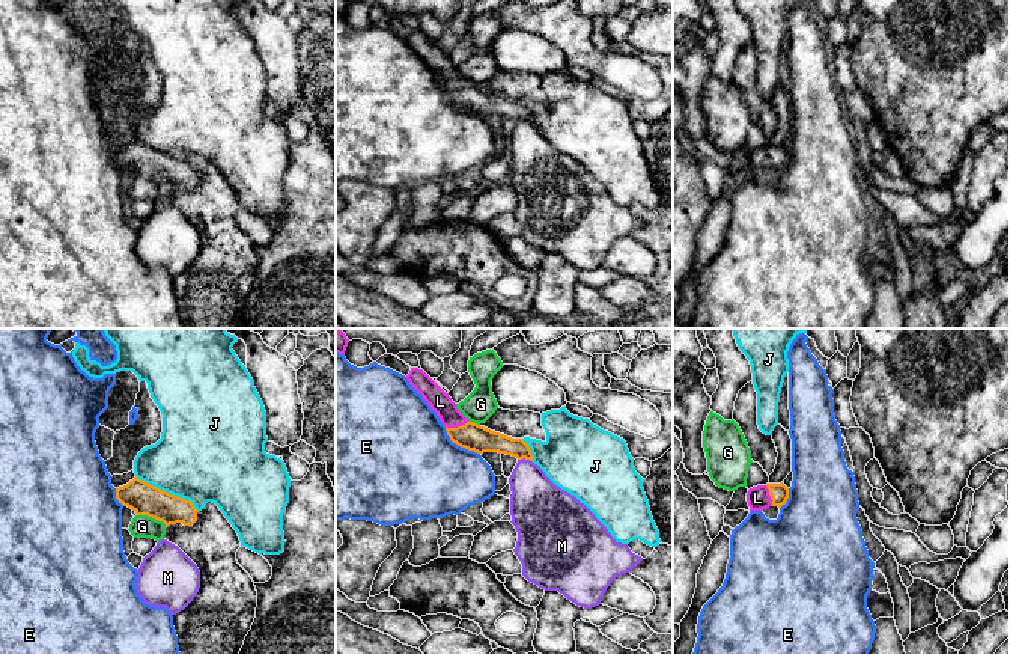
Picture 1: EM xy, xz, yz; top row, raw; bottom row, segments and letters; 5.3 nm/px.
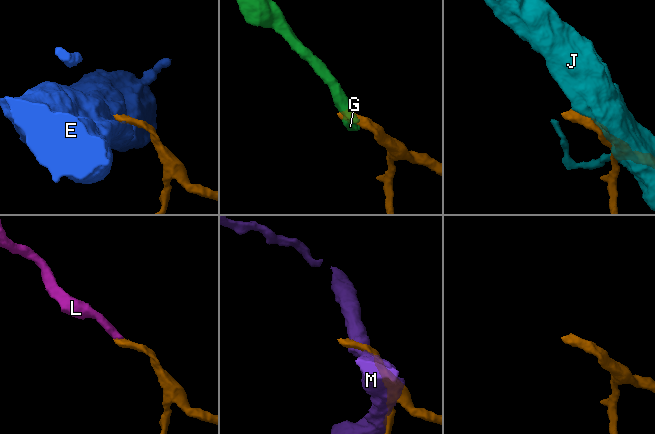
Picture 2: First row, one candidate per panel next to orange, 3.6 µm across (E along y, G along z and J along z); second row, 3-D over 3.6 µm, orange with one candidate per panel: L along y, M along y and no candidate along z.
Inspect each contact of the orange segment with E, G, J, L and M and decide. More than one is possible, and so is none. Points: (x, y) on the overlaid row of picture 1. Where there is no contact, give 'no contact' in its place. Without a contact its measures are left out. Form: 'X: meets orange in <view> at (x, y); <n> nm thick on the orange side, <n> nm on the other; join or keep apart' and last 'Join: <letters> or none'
E: meets orange in xz at (459, 445); 140 nm thick on the orange side, 460 nm on the other; keep apart
G: meets orange in xy at (152, 517); 170 nm thick on the orange side, 130 nm on the other; keep apart
J: meets orange in xy at (166, 492); 170 nm thick on the orange side, 460 nm on the other; keep apart
L: meets orange in xz at (458, 427); 140 nm thick on the orange side, 120 nm on the other; join
M: meets orange in xz at (526, 458); 130 nm thick on the orange side, 280 nm on the other; keep apart
Join: L

